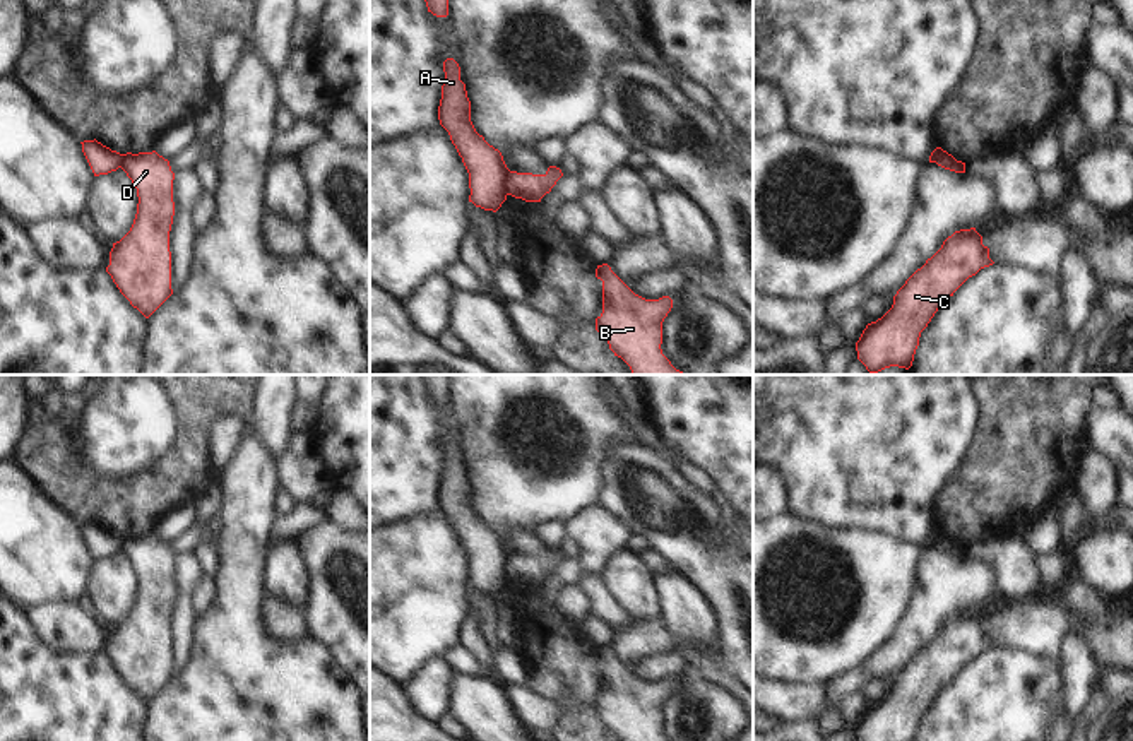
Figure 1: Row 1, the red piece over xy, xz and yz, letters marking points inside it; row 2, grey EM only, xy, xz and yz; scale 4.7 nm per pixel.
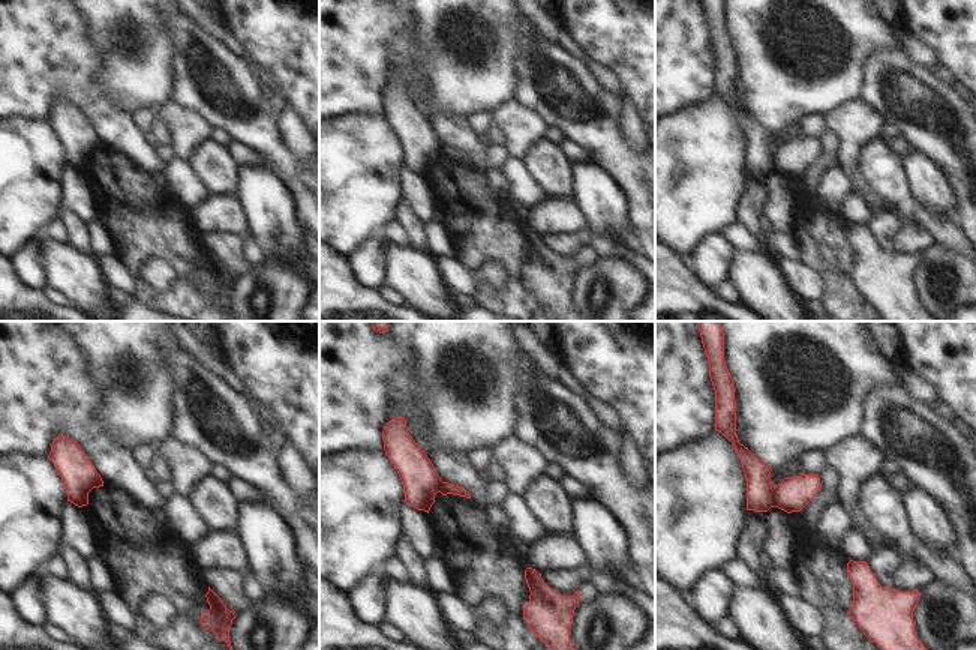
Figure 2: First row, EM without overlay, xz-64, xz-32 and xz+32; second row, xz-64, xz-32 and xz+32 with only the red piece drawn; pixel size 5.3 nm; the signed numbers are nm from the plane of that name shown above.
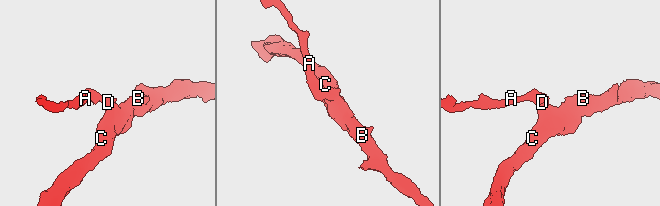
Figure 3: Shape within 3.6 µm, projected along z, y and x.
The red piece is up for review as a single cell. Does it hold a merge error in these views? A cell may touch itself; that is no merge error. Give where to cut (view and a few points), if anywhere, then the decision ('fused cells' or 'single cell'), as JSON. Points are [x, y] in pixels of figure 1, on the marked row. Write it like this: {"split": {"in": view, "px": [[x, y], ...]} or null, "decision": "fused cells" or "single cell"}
{"split": {"in": "xz", "px": [[510, 171], [505, 182], [505, 194]]}, "decision": "fused cells"}

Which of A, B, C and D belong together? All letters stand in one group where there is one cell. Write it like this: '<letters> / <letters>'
A / B C D

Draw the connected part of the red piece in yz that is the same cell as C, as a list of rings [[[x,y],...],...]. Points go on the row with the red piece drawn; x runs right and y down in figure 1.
[[[976,228],[955,231],[897,291],[892,308],[866,325],[856,342],[857,359],[869,373],[890,366],[909,370],[921,332],[938,308],[969,277],[993,264]]]

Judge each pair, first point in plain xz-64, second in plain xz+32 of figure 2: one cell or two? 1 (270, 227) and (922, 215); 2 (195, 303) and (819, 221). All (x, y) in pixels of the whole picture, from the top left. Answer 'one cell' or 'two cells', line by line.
1: two cells
2: one cell

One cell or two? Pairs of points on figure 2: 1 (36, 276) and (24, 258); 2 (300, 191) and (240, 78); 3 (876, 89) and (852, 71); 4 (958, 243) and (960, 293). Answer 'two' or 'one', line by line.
1: one
2: one
3: two
4: two

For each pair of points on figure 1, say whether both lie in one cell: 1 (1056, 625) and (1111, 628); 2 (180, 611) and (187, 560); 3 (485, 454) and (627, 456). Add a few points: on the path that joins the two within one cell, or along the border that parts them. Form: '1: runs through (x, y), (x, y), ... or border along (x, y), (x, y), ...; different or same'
1: runs through (1070, 625), (1097, 628); same
2: runs through (183, 599), (185, 572); same
3: border along (634, 438), (610, 449), (598, 495); different

